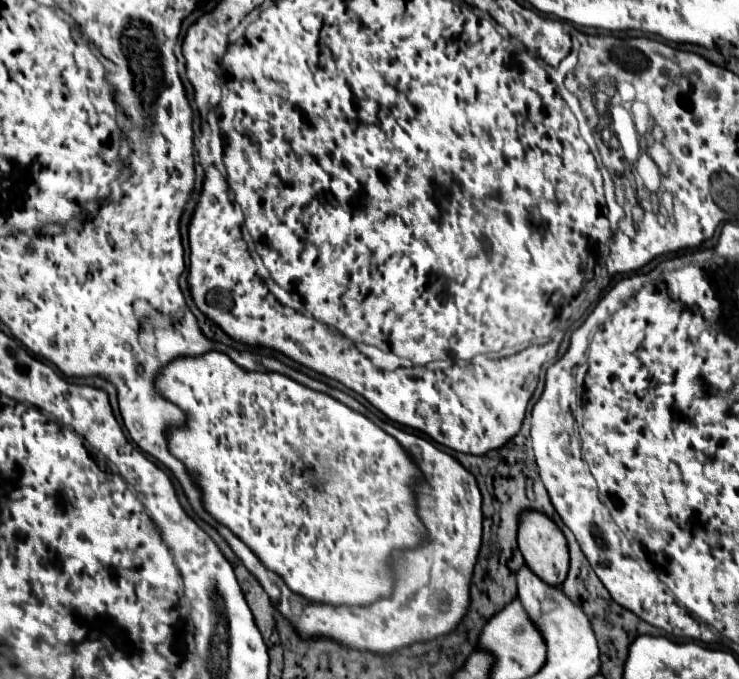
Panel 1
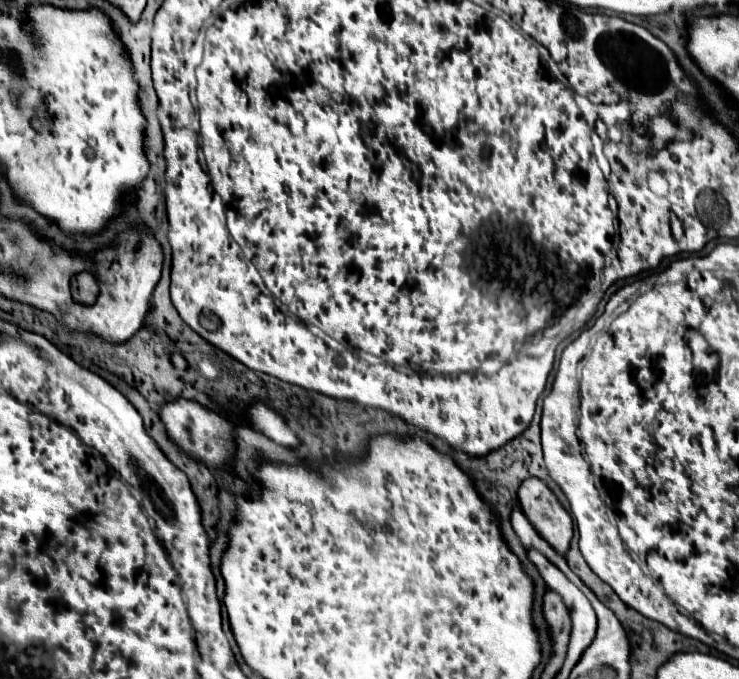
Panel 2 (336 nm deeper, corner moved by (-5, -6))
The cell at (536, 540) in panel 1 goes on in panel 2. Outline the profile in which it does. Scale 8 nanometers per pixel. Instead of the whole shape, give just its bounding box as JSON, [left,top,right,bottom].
[518,478,572,556]

